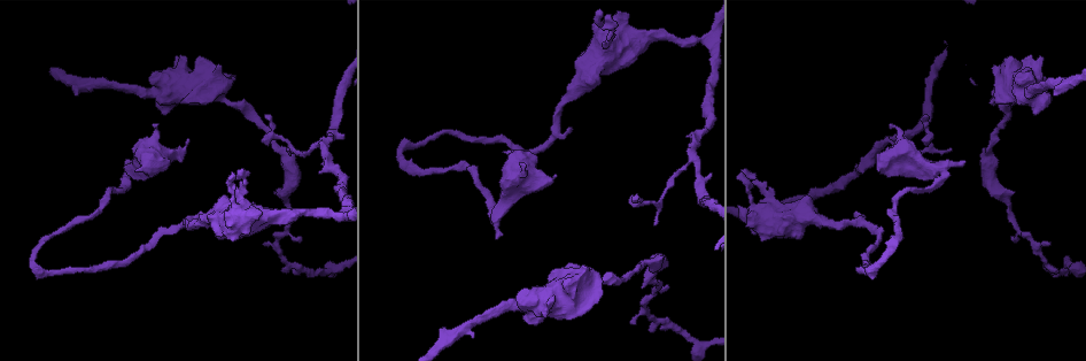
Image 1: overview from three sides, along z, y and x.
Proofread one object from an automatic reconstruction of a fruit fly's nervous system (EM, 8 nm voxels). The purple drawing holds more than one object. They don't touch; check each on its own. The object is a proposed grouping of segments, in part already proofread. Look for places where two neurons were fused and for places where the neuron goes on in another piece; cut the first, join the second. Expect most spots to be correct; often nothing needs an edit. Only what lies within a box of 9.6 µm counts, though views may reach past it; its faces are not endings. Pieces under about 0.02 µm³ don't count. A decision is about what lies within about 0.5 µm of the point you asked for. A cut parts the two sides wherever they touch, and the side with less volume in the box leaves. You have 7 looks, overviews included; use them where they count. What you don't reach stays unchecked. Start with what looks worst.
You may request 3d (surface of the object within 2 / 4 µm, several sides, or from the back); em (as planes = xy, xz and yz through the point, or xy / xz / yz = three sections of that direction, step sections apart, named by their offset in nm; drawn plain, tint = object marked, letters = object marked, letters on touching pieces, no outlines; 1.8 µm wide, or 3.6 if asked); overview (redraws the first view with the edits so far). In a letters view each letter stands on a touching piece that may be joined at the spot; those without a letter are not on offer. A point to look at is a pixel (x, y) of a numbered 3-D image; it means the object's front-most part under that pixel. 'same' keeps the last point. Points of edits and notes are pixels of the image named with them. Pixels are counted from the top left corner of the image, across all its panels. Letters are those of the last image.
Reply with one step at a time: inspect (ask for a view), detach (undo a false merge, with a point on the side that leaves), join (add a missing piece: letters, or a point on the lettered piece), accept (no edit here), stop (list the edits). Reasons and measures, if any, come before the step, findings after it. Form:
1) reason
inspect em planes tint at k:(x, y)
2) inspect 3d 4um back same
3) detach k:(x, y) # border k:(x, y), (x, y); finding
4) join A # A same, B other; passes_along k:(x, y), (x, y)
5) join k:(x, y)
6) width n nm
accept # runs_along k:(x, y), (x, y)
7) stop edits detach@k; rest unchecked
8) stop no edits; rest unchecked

closes a loop
inspect em 3.6um yz step 4 tint at 1:(247, 172)

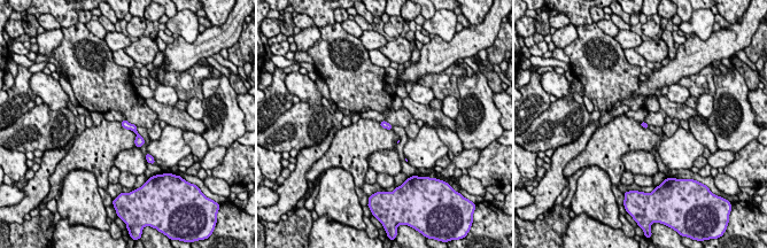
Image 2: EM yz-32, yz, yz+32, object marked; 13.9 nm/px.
another direction
inspect em 3.6um planes letters same

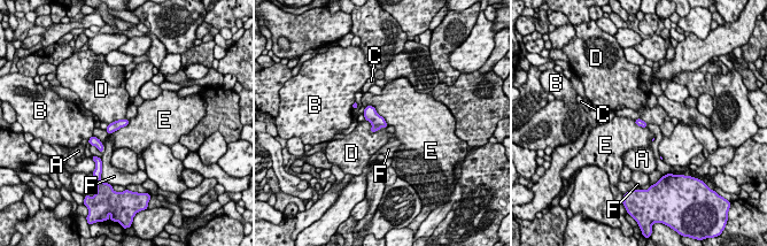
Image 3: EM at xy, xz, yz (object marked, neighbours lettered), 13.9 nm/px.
width 100 nm
accept # A other, B other, C other, D other, E other, F other; border 3:(365, 118), (371, 131), (386, 128); one neuron here

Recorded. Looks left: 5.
arms part here
inspect 3d 2um at 1:(886, 140)

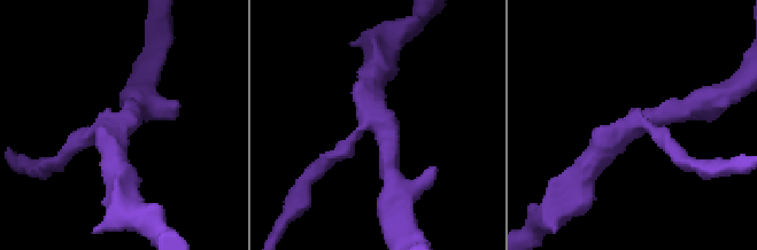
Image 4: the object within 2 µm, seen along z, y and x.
arms 3
inspect em planes letters at 4:(115, 131)

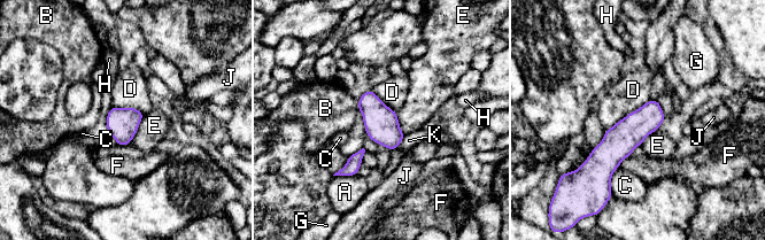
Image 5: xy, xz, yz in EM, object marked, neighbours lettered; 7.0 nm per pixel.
accept # A other, B other, C other, D other, E other, F other, G other, H other, J other, K other; runs_along 5:(654, 102), (604, 159), (603, 179); one neuron here

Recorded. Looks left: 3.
sharp bend
inspect 3d 4um at 1:(31, 263)

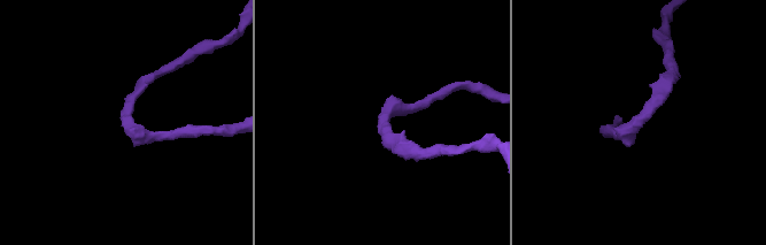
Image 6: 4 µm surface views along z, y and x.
arm_widths 170, 180 nm
inspect em planes tint at 6:(640, 119)

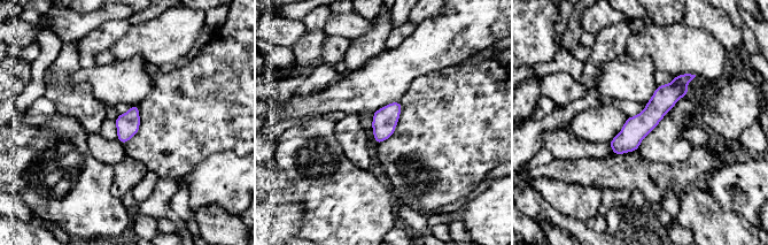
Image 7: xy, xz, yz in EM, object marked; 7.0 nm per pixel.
inspect em planes letters same

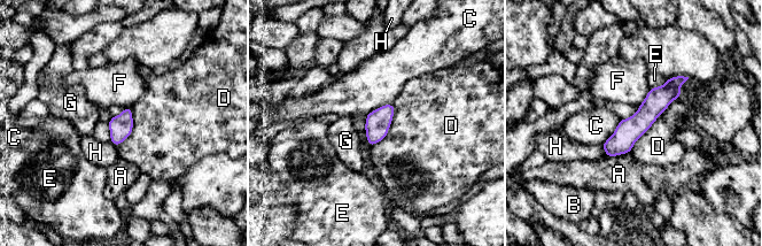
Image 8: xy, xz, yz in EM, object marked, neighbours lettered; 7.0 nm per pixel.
accept # A other, B other, C other, D other, E other, F other, G other, H other; runs_along 8:(682, 79), (608, 152); one neuron here

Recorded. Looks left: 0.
stop no edits; rest unchecked

